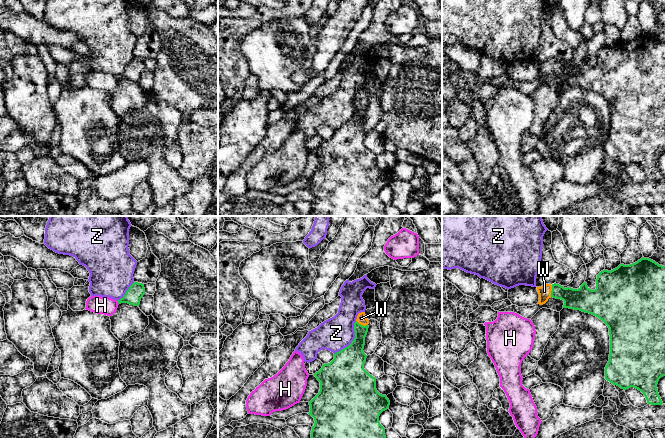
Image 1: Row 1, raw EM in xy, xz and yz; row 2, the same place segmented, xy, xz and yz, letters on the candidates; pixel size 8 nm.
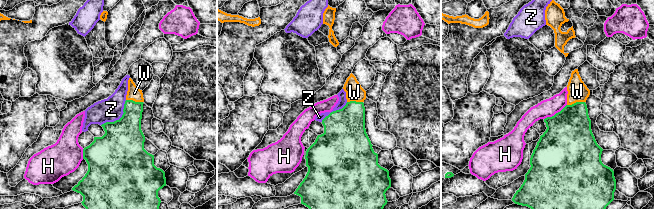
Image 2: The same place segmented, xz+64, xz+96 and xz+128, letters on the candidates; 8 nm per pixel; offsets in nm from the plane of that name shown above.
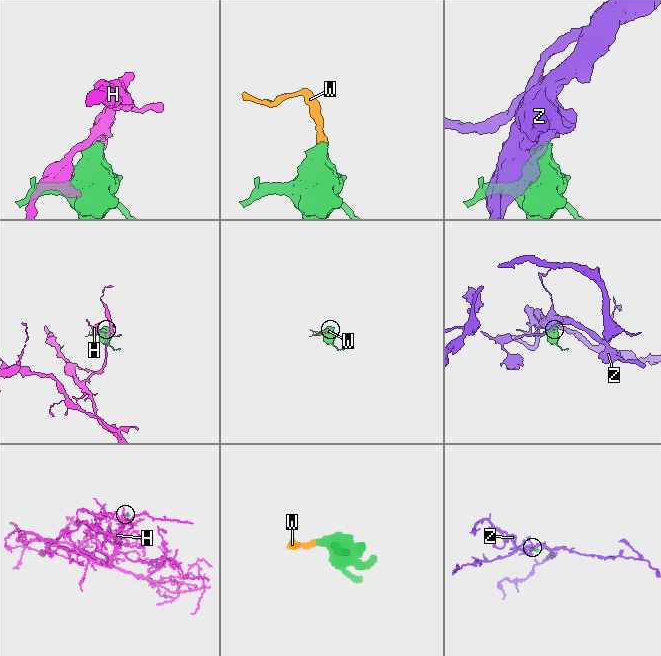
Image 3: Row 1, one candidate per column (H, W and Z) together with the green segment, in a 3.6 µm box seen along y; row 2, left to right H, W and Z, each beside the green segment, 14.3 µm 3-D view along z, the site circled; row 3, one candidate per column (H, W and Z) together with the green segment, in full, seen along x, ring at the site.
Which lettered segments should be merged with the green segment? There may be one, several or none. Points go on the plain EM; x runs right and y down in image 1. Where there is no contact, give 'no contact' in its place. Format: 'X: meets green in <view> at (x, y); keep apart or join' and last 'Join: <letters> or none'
H: meets green in xy at (118, 78); keep apart
W: meets green in xz at (362, 101); join
Z: meets green in xz at (353, 116); keep apart
Join: W

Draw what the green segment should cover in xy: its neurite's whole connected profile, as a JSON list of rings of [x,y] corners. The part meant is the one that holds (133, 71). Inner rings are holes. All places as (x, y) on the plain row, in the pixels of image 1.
[[[134,58],[129,65],[126,67],[125,71],[117,76],[119,80],[128,79],[130,81],[139,82],[141,74],[145,70],[144,60]]]

